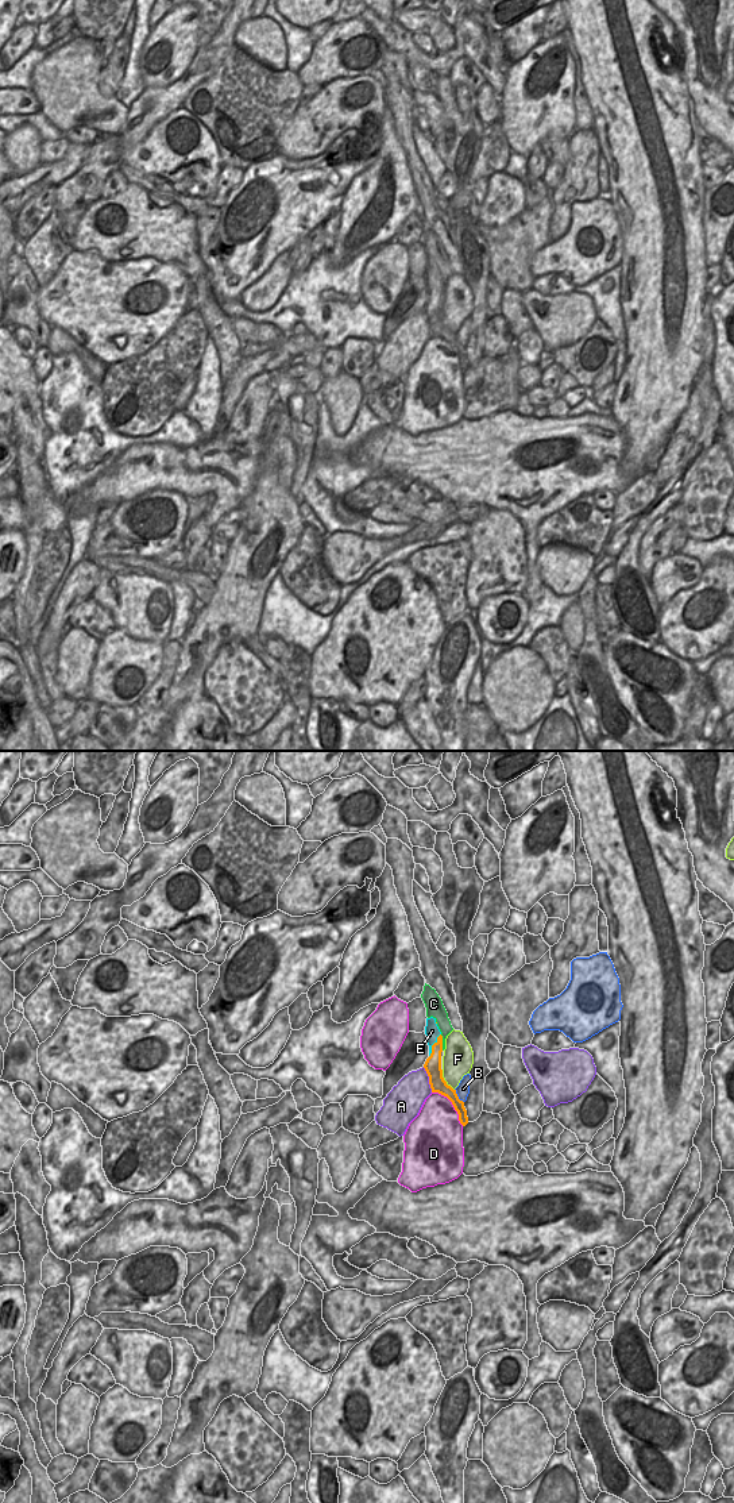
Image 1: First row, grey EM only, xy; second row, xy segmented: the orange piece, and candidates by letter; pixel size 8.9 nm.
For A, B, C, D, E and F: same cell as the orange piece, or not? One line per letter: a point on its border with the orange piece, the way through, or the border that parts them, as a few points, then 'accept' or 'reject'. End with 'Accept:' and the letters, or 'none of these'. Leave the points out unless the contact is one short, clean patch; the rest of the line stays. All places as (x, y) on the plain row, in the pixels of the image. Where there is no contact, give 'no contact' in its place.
A: contact xy (429, 323); border xy (422, 311), (432, 335); reject
B: contact xy (456, 339); reject
C: contact xy (441, 286); reject
D: contact xy (452, 347); reject
E: contact xy (432, 289); way xy (432, 309), (432, 289), (432, 274); accept
F: contact xy (444, 324); reject
Accept: E

